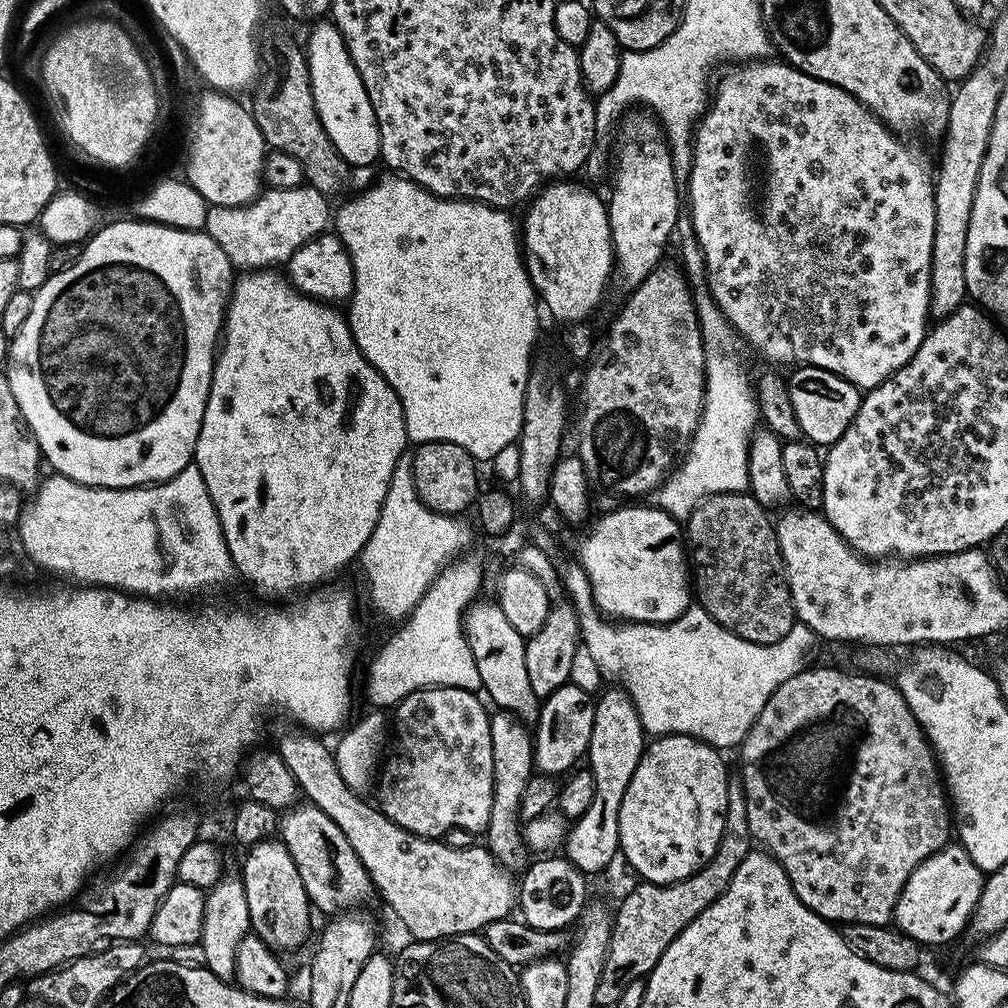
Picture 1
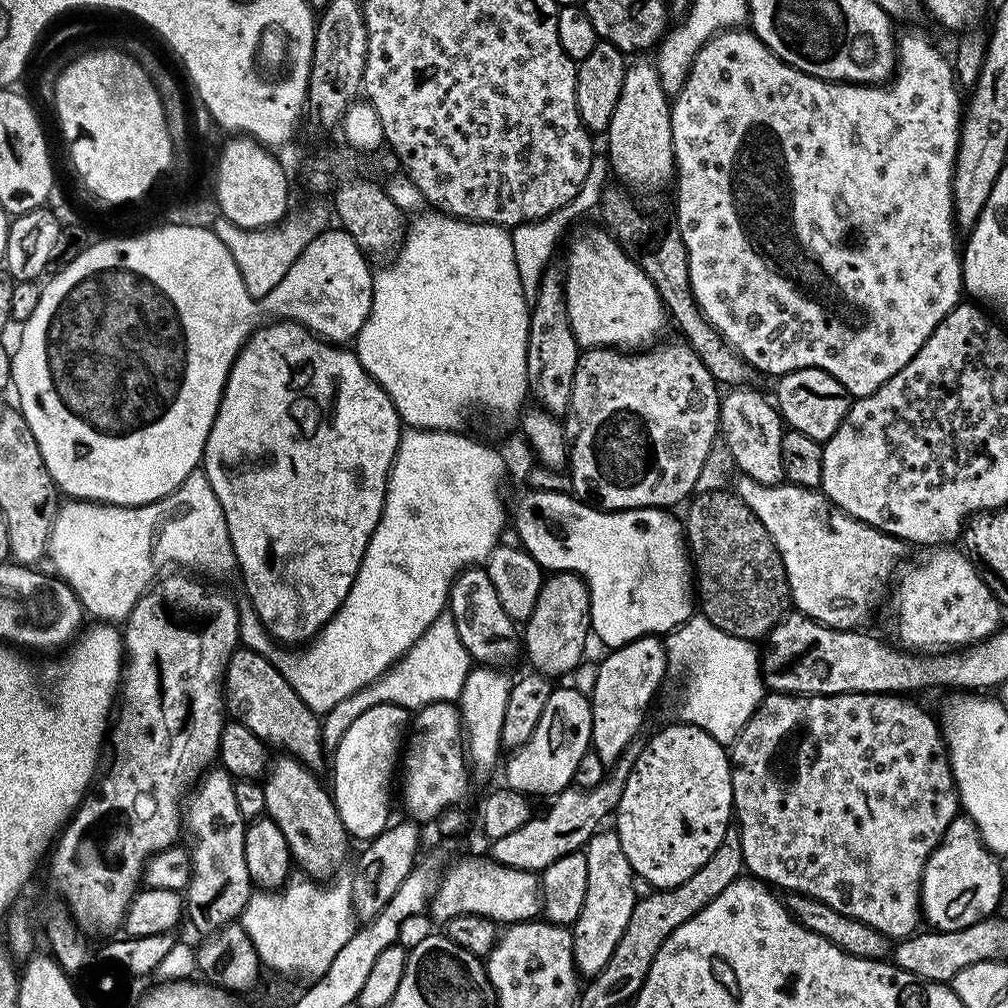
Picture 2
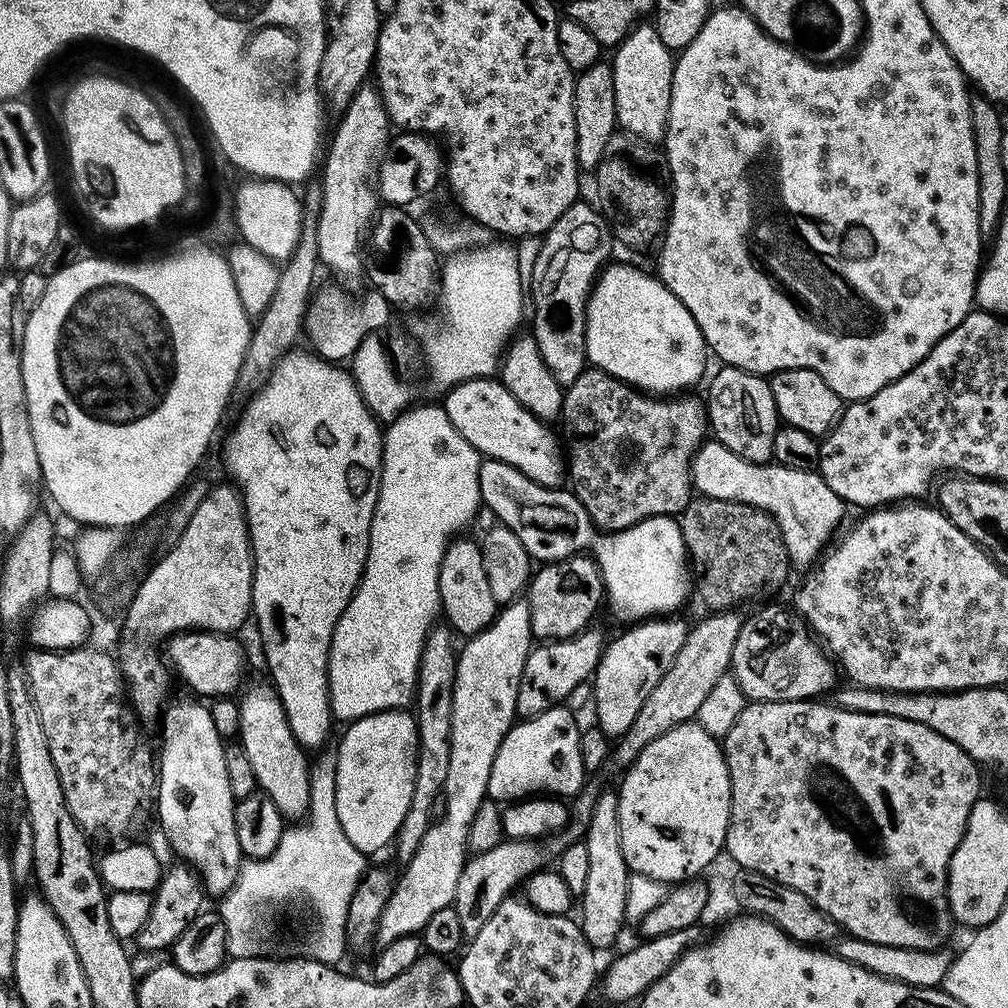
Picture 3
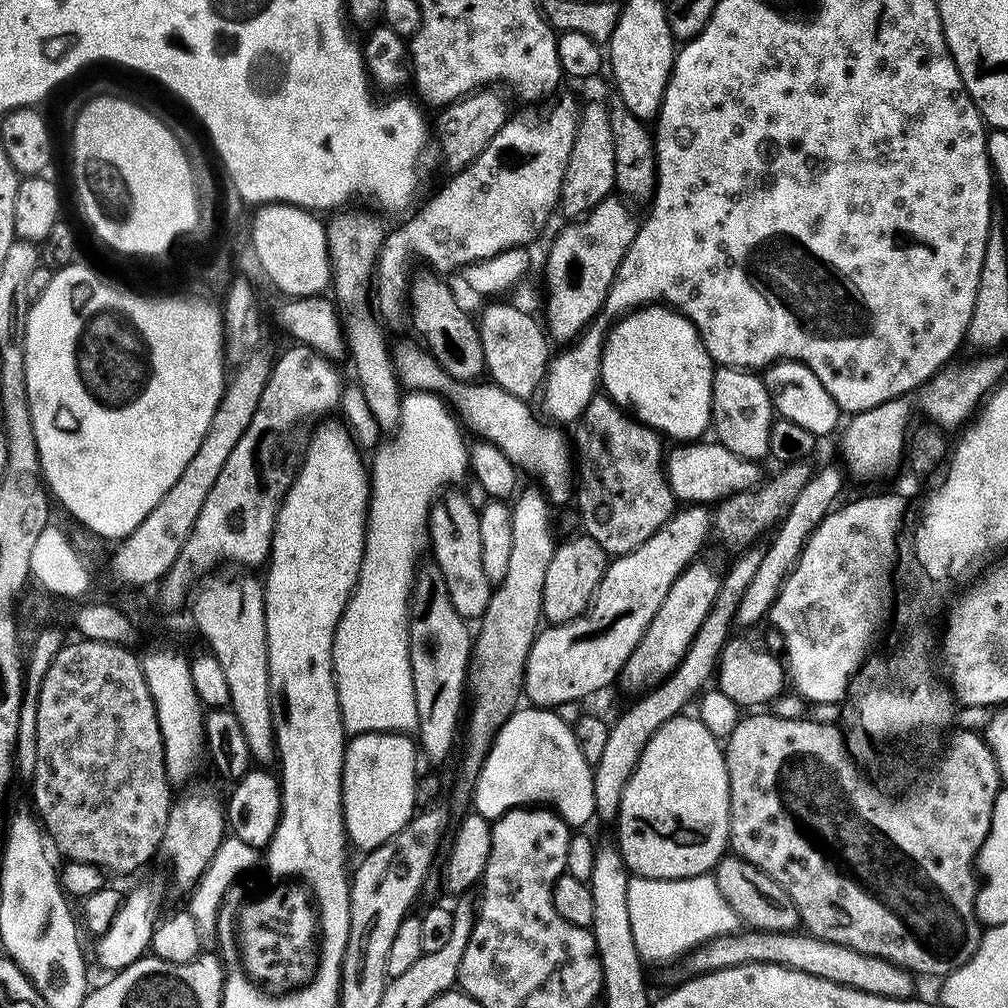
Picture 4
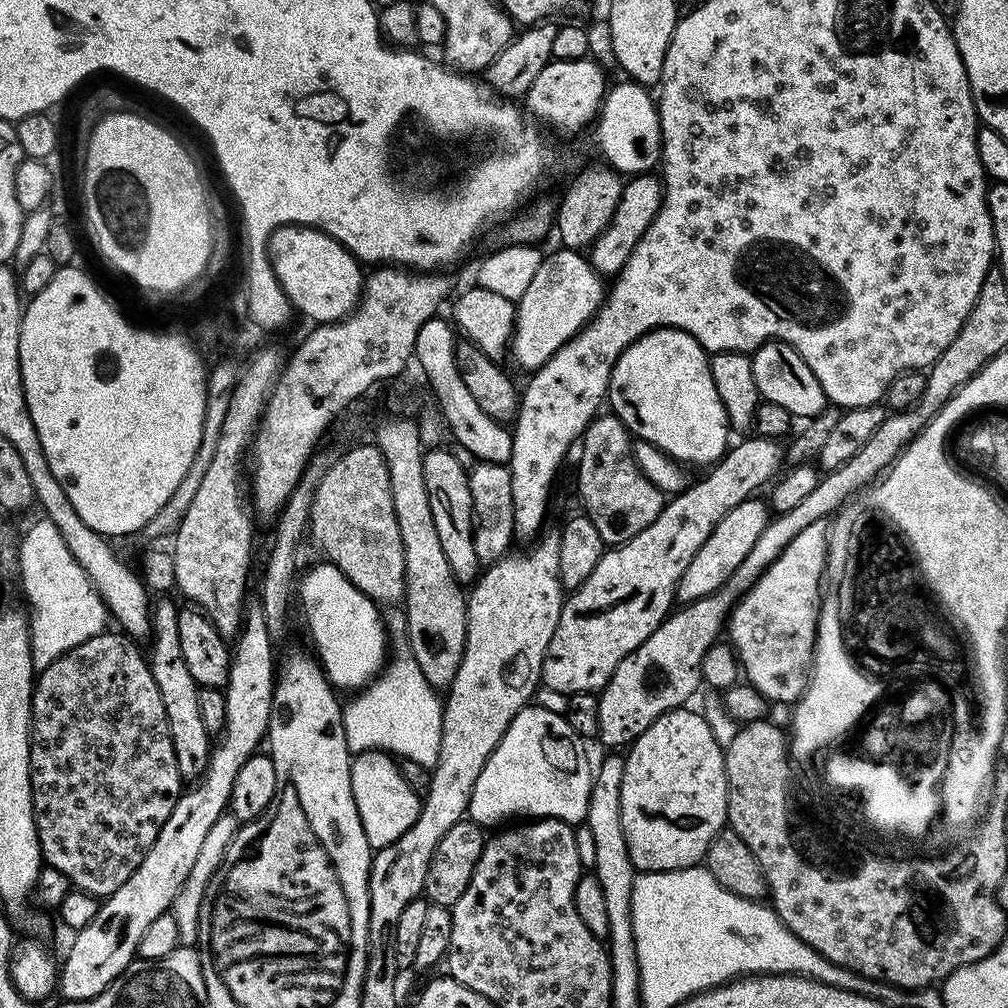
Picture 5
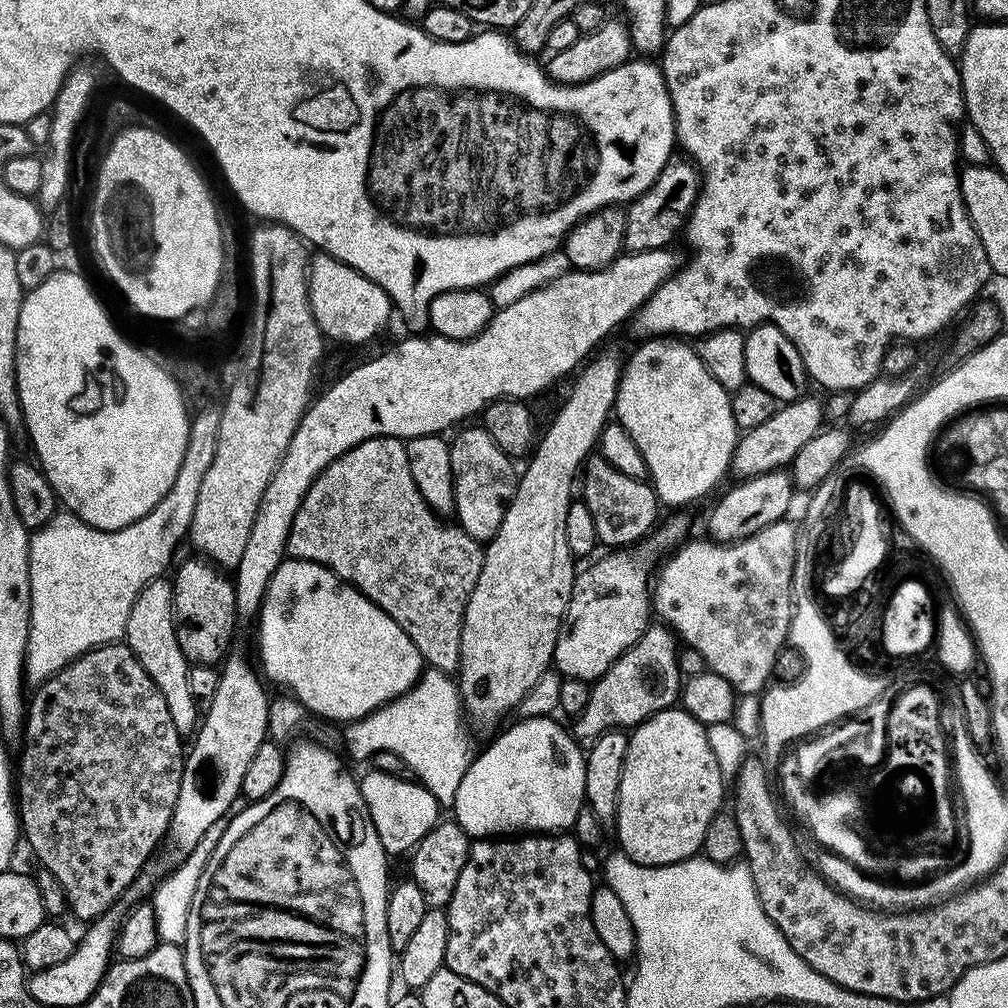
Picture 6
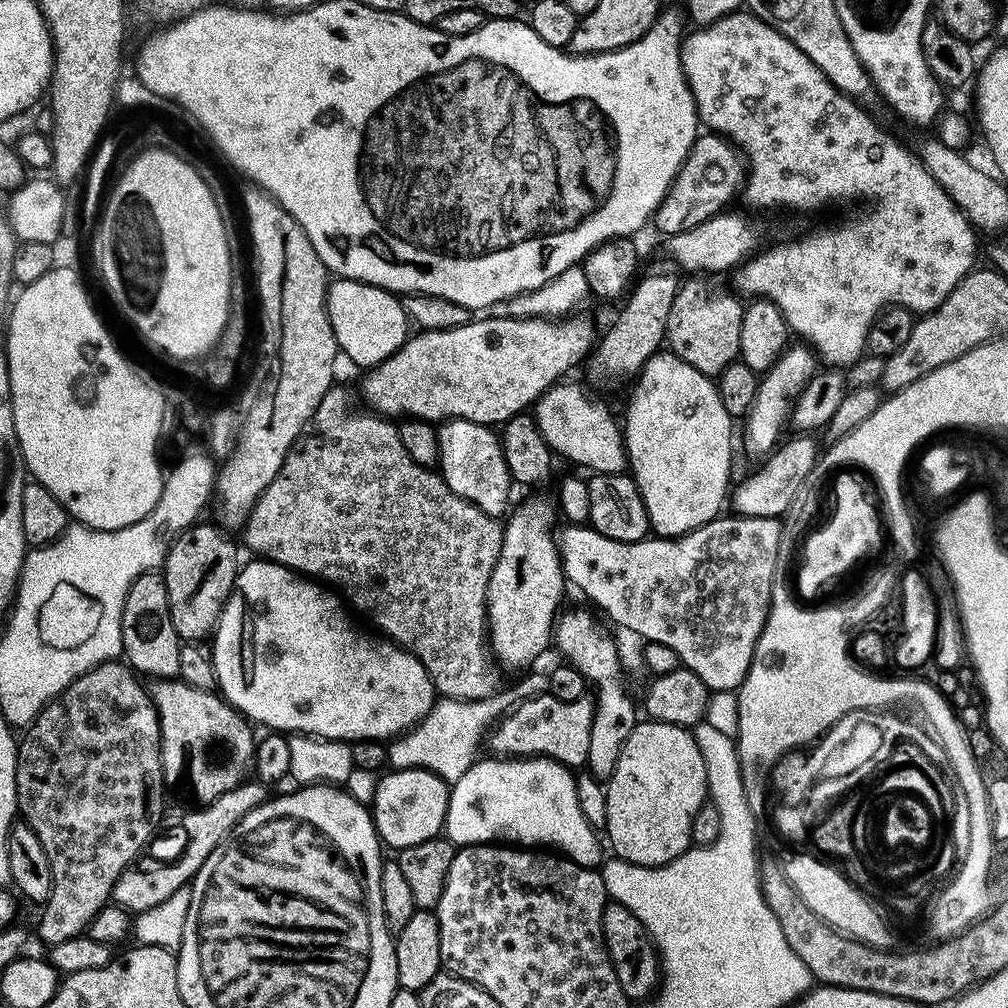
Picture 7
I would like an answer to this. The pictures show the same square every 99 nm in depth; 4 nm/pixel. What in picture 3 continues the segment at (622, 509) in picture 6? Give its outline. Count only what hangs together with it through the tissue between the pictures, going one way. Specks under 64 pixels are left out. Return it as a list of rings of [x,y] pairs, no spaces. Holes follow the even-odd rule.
[[[591,366],[585,367],[573,384],[567,385],[562,413],[562,425],[568,431],[569,440],[566,444],[567,475],[571,491],[580,499],[597,529],[621,532],[651,516],[675,517],[693,499],[692,460],[710,429],[705,401],[688,395],[692,394],[657,398]]]

